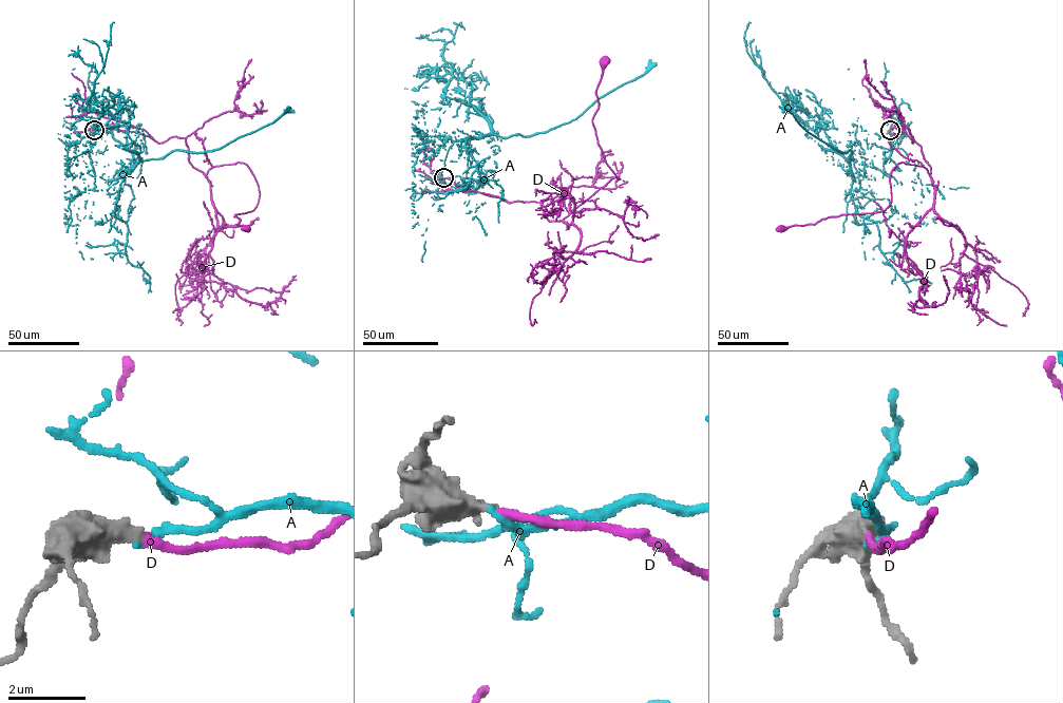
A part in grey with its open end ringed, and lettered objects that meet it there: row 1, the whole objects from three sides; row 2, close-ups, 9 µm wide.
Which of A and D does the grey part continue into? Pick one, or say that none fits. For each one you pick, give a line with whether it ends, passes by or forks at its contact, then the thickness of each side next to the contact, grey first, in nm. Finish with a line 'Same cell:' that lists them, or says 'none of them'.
D: It ends there. Thickness 440 nm (grey) against 200 nm
Same cell: D

